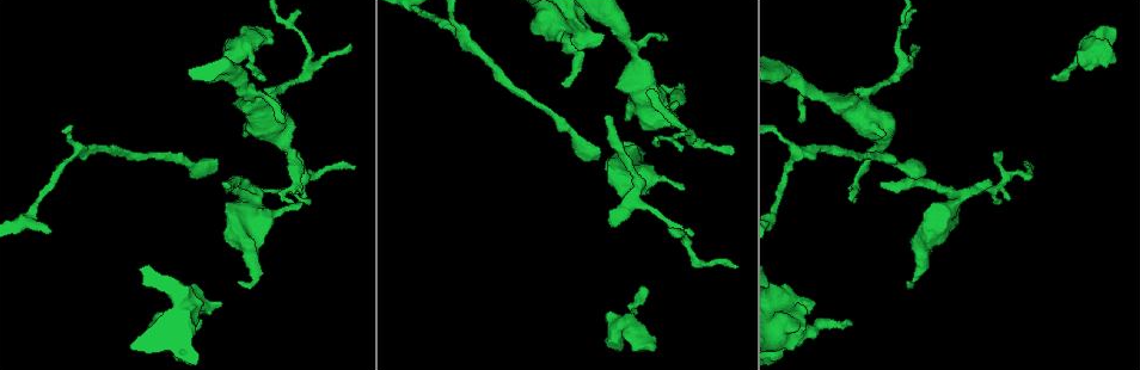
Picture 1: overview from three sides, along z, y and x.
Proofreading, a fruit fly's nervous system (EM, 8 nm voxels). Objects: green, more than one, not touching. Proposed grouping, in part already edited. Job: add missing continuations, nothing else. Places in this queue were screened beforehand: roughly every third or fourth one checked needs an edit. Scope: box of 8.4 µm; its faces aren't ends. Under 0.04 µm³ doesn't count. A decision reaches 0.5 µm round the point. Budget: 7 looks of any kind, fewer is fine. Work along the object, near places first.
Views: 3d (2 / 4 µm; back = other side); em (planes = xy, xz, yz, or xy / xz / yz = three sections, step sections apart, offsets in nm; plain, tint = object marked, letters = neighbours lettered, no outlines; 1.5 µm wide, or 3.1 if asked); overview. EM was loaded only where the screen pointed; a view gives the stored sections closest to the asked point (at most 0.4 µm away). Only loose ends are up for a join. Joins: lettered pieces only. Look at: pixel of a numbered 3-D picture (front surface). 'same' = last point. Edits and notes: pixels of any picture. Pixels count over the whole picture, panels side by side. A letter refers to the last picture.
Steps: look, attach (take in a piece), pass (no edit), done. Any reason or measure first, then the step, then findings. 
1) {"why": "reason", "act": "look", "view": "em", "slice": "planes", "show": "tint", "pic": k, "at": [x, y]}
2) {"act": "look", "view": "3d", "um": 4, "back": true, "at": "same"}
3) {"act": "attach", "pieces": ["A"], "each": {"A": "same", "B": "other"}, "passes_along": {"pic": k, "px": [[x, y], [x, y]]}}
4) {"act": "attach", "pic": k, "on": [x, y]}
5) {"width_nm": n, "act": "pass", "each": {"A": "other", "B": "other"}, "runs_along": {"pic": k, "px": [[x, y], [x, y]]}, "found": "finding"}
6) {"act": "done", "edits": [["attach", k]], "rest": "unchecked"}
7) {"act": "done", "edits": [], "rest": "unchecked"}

{"why": "thin end", "act": "look", "view": "3d", "um": 2, "pic": 1, "at": [223, 183]}

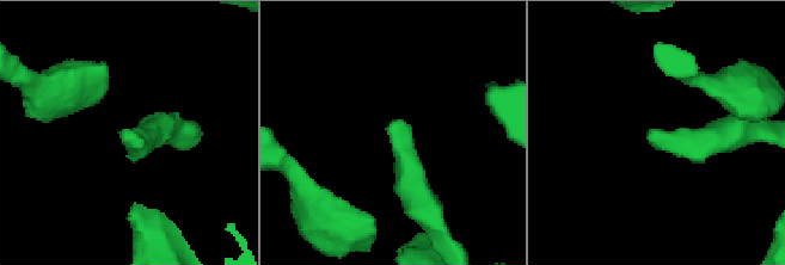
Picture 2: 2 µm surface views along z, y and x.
{"why": "shape alone is not enough", "act": "look", "view": "em", "um": 3.1, "slice": "xy", "step": 8, "show": "letters", "pic": 2, "at": [394, 119]}

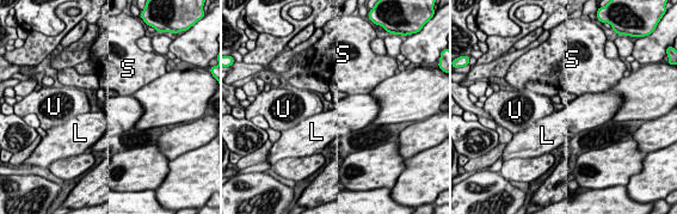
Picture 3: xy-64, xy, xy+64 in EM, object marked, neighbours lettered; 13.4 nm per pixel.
{"why": "cut it another way", "act": "look", "view": "em", "um": 3.1, "slice": "xz", "step": 8, "show": "letters", "at": "same"}

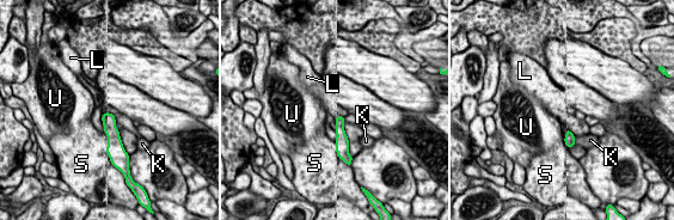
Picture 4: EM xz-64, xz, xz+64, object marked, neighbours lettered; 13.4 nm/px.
{"width_nm": 130, "act": "pass", "each": {"K": "other", "L": "other", "S": "other", "U": "other"}, "border": {"pic": 4, "px": [[343, 121], [343, 128], [349, 141]]}, "found": "none of them fits"}

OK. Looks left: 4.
{"why": "branch stops here", "act": "look", "view": "3d", "um": 4, "back": true, "pic": 1, "at": [683, 187]}

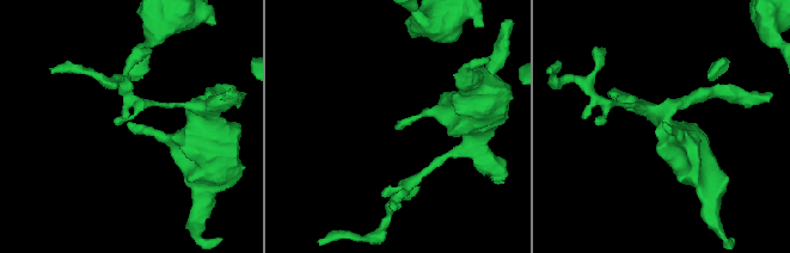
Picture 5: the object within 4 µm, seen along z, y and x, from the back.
{"act": "look", "view": "em", "slice": "planes", "show": "letters", "pic": 5, "at": [398, 127]}

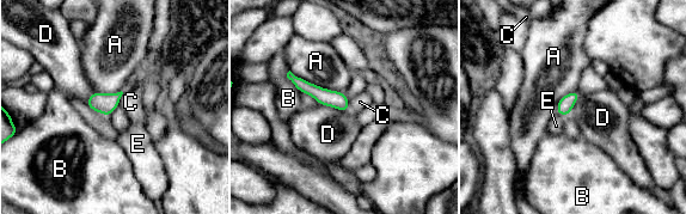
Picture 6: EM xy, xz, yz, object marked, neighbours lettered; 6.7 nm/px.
{"act": "pass", "each": {"A": "other", "B": "other", "C": "other", "D": "other", "E": "other"}, "border": {"pic": 6, "px": [[319, 103], [348, 111]]}, "found": "no lettered piece goes on from it"}

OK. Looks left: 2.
{"why": "branch stops here", "act": "look", "view": "3d", "um": 2, "pic": 1, "at": [271, 31]}

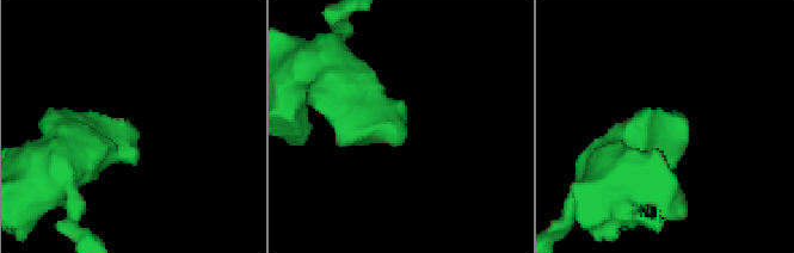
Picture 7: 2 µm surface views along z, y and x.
{"why": "shape alone is not enough", "act": "look", "view": "em", "slice": "planes", "show": "letters", "pic": 7, "at": [134, 127]}

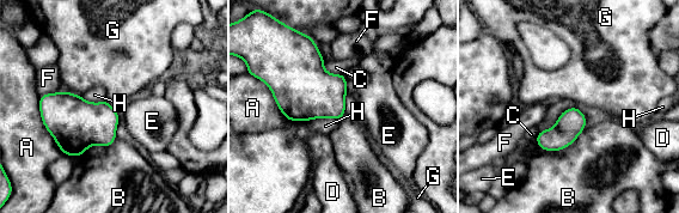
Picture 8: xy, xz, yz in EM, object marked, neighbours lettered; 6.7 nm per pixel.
{"act": "pass", "each": {"A": "other", "B": "other", "C": "other", "D": "other", "E": "other", "F": "other", "G": "other", "H": "other"}, "border": {"pic": 8, "px": [[65, 90], [80, 96]]}, "found": "none of them fits"}

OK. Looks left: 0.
{"act": "done", "edits": [], "rest": "unchecked"}

